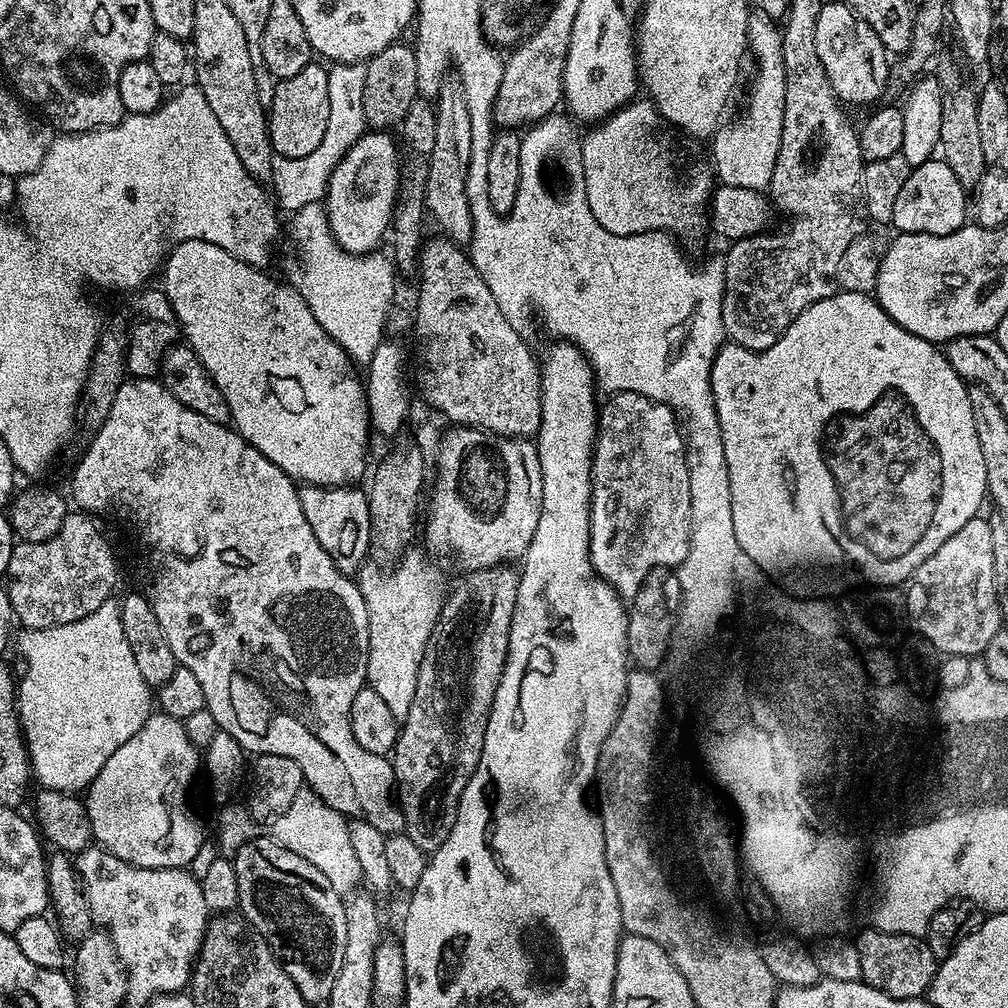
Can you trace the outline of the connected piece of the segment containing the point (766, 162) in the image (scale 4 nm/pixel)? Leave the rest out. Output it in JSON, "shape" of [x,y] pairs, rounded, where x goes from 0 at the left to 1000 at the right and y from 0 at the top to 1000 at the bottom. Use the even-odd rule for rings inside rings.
{"shape":[[[750,10],[742,17],[742,46],[748,63],[750,60],[750,76],[742,91],[742,104],[731,119],[723,118],[715,123],[704,139],[705,162],[711,168],[718,167],[716,179],[724,185],[761,188],[768,173],[768,161],[772,161],[772,149],[776,145],[776,109],[780,105],[780,65],[776,63],[775,31],[775,25],[766,20],[764,14]]]}

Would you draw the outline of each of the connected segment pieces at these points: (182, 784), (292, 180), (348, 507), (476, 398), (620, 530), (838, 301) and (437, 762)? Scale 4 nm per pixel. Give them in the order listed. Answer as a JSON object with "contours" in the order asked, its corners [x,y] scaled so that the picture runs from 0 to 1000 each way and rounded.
{"contours":[[[[152,705],[141,724],[137,724],[129,736],[121,736],[121,740],[117,740],[117,744],[105,752],[105,760],[97,764],[85,783],[83,803],[89,812],[92,834],[109,847],[138,861],[190,859],[202,837],[202,825],[187,799],[187,781],[194,770],[194,761],[197,763],[199,758],[199,747],[190,739],[188,732],[185,732],[182,717],[163,705]]],[[[329,63],[325,67],[327,81],[327,121],[323,125],[323,133],[319,133],[319,141],[304,153],[304,157],[295,159],[271,158],[270,177],[268,180],[272,198],[286,212],[295,210],[300,204],[316,202],[325,193],[327,173],[349,142],[360,135],[363,130],[361,110],[359,109],[359,89],[361,88],[361,63]]],[[[302,480],[297,485],[300,510],[312,526],[312,534],[319,538],[319,546],[327,550],[331,562],[339,569],[352,572],[361,563],[368,545],[368,510],[365,493],[353,482],[324,484],[314,480]]],[[[436,236],[437,238],[429,238],[420,243],[416,247],[416,265],[415,265],[415,277],[417,276],[417,291],[413,294],[413,308],[411,307],[411,330],[413,329],[413,381],[411,377],[411,385],[414,389],[417,388],[417,393],[426,401],[429,405],[434,405],[442,416],[448,417],[449,422],[452,423],[463,423],[466,425],[480,425],[483,429],[489,429],[495,433],[514,433],[517,435],[528,435],[531,434],[532,428],[536,426],[536,416],[538,415],[538,399],[536,398],[536,361],[528,354],[528,349],[524,346],[522,338],[516,334],[517,330],[504,318],[502,312],[498,312],[498,308],[494,305],[494,300],[490,300],[490,292],[486,292],[486,287],[483,286],[482,280],[478,280],[478,272],[474,272],[474,268],[470,268],[468,263],[468,257],[464,255],[463,249],[457,243],[453,242],[452,239],[443,236]]],[[[609,389],[606,390],[602,394],[603,397],[598,398],[597,404],[593,409],[593,428],[591,430],[591,438],[587,446],[587,504],[585,505],[585,546],[583,549],[585,550],[585,554],[587,555],[587,564],[595,570],[598,575],[600,575],[605,582],[607,582],[611,588],[615,590],[616,595],[620,597],[626,597],[629,593],[629,589],[633,589],[633,581],[639,576],[641,573],[641,569],[645,567],[645,565],[649,565],[650,563],[657,563],[660,565],[670,564],[672,562],[679,557],[681,554],[681,550],[683,549],[683,542],[685,540],[685,526],[687,525],[687,515],[685,514],[685,470],[683,469],[683,453],[681,451],[681,434],[677,428],[676,418],[673,416],[670,409],[668,409],[667,405],[664,401],[658,401],[653,397],[646,397],[645,395],[638,393],[637,391],[633,391],[632,389]]],[[[833,288],[828,294],[802,303],[790,313],[788,319],[784,319],[784,323],[770,336],[768,343],[755,349],[745,349],[734,341],[719,339],[706,360],[704,379],[712,407],[712,423],[716,427],[716,446],[720,450],[720,466],[724,470],[724,506],[728,510],[728,534],[732,534],[732,542],[736,542],[736,546],[744,550],[744,554],[759,569],[794,567],[795,573],[810,583],[833,583],[836,579],[853,579],[856,575],[862,575],[860,578],[865,581],[893,581],[907,569],[907,565],[911,565],[911,562],[915,562],[915,558],[919,558],[919,554],[923,554],[923,550],[927,550],[927,546],[931,546],[931,542],[935,542],[935,538],[938,538],[938,534],[942,534],[942,530],[950,530],[950,526],[958,522],[958,518],[969,512],[976,496],[978,500],[980,492],[978,458],[974,454],[974,442],[970,438],[970,427],[966,423],[966,407],[962,403],[960,394],[961,382],[944,366],[939,352],[930,342],[911,335],[903,331],[903,327],[891,323],[891,319],[883,316],[879,308],[875,308],[875,304],[864,293]]],[[[508,562],[476,563],[473,567],[460,569],[460,572],[458,572],[449,583],[446,583],[446,586],[441,590],[440,600],[437,606],[435,617],[430,621],[427,633],[423,637],[421,652],[415,661],[415,681],[411,685],[411,696],[407,696],[407,708],[403,708],[403,712],[396,719],[393,741],[390,742],[387,747],[389,763],[393,769],[393,784],[391,789],[399,804],[399,812],[401,813],[400,828],[405,829],[407,835],[411,835],[411,839],[415,839],[415,843],[419,843],[422,847],[435,844],[438,839],[438,835],[442,835],[442,831],[446,827],[446,823],[452,814],[454,800],[458,792],[458,784],[462,784],[462,776],[466,776],[466,772],[474,760],[474,752],[478,748],[478,736],[482,728],[482,716],[486,712],[490,688],[494,685],[494,677],[498,673],[498,665],[500,664],[502,653],[504,652],[506,617],[510,611],[510,597],[514,591],[515,576],[516,568]]]]}

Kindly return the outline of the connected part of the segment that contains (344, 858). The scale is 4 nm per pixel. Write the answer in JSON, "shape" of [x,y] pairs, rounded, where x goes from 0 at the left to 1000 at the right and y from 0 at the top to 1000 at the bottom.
{"shape":[[[303,780],[292,788],[292,796],[279,808],[273,811],[274,825],[272,832],[288,847],[296,847],[296,851],[304,851],[323,871],[327,871],[327,879],[339,887],[349,887],[358,880],[359,870],[355,859],[355,850],[351,848],[351,839],[347,839],[346,814],[335,804],[323,800],[315,788],[312,788],[310,783]]]}

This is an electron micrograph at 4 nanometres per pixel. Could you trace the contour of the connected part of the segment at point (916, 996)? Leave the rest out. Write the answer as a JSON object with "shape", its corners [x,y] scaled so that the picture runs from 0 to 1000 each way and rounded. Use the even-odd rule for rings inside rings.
{"shape":[[[864,919],[847,936],[855,954],[856,973],[875,986],[892,992],[912,992],[929,970],[931,953],[920,932],[894,925],[880,925],[872,919]]]}

